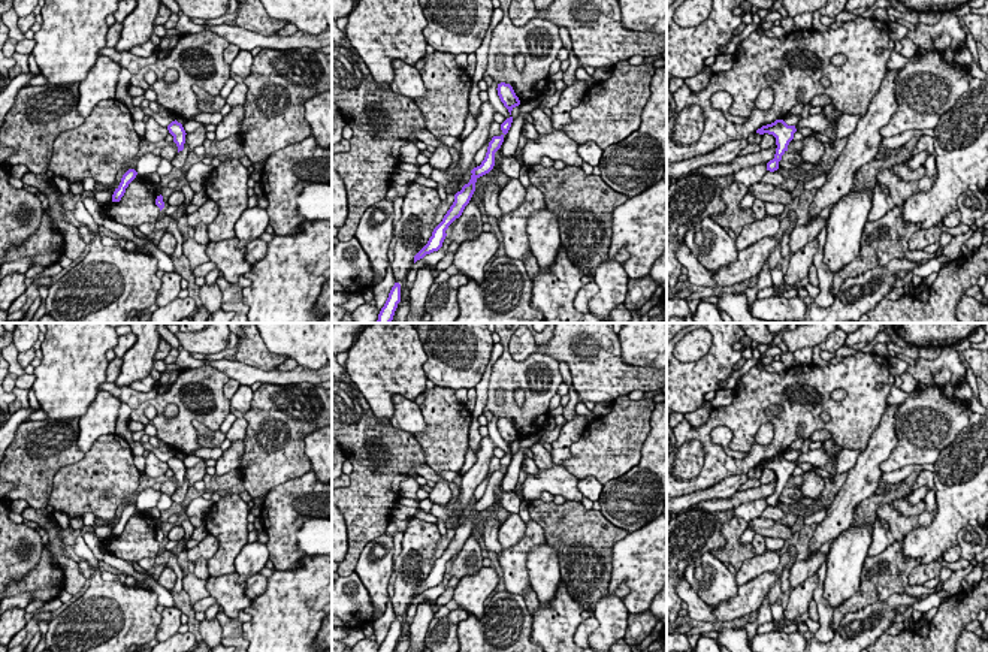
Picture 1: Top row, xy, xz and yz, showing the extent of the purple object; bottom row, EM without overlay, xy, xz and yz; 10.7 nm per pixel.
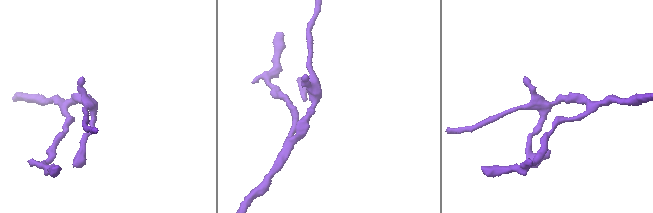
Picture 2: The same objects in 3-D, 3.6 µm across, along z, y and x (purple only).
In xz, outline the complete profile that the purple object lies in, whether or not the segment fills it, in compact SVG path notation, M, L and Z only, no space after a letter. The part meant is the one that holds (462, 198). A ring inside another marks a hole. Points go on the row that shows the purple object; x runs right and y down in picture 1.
M504 135L492 138L492 141L489 142L484 160L481 162L480 166L471 170L472 175L471 175L469 182L465 184L462 190L454 194L453 205L444 215L442 221L433 229L432 236L429 238L427 244L414 256L414 263L423 259L426 254L438 251L442 247L442 242L447 236L445 230L456 218L462 215L465 206L469 203L475 191L477 179L489 173L493 169L495 153L501 148L502 142L504 142Z

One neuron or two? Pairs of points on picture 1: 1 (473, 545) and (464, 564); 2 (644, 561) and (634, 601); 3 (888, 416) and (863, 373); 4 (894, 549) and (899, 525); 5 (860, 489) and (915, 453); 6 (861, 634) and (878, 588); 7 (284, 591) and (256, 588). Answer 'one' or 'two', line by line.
1: one
2: one
3: two
4: two
5: two
6: two
7: two

